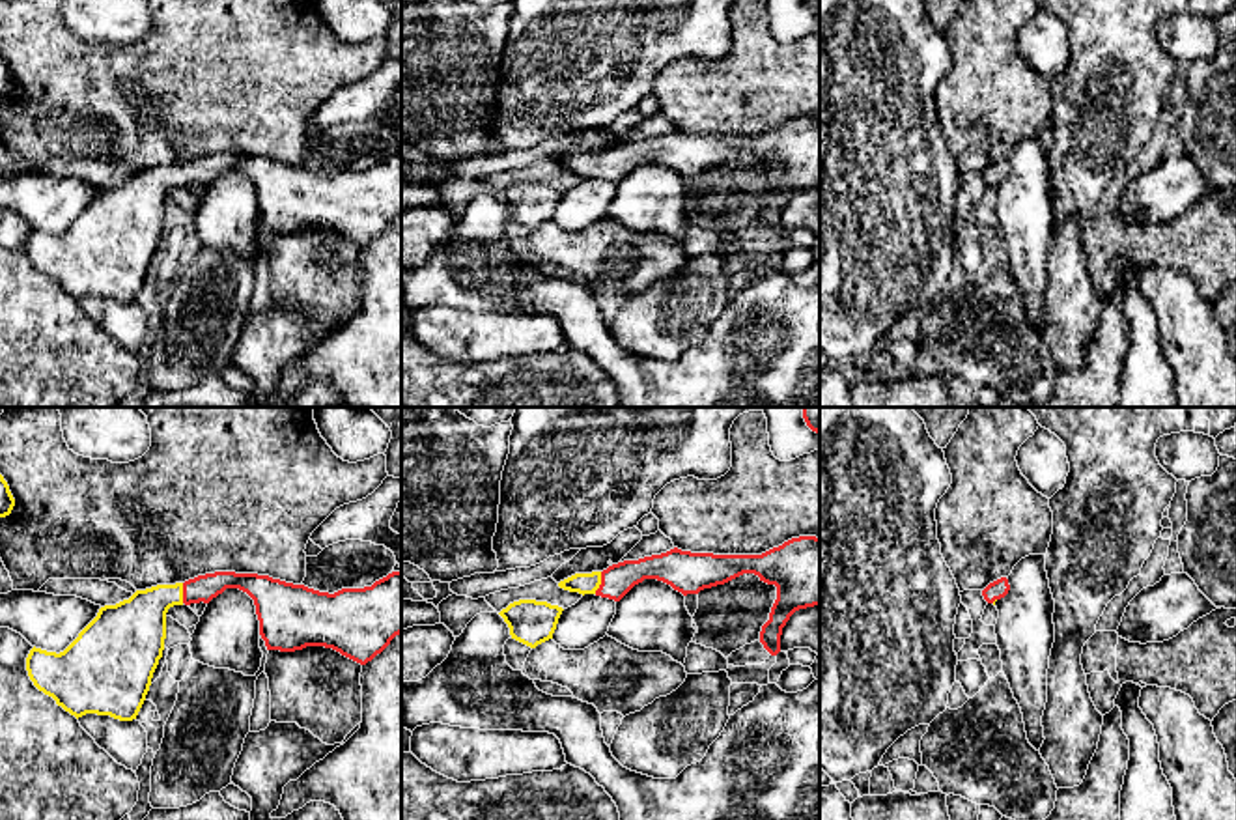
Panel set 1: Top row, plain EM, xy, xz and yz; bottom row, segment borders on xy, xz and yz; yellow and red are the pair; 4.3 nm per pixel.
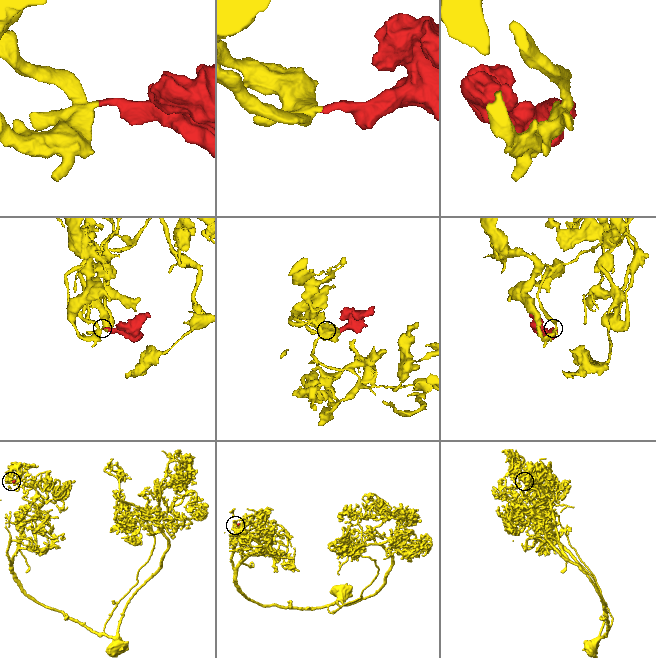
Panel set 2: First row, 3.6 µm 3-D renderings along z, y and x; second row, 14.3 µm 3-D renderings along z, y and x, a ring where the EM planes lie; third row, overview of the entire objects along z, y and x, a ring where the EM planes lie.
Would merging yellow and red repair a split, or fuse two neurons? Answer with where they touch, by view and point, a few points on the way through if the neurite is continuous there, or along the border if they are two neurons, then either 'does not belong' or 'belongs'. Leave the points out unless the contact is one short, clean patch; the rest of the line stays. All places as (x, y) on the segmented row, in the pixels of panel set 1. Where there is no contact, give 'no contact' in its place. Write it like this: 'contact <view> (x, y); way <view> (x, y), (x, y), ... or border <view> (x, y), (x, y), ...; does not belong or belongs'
contact xz (600, 583); way xz (585, 583), (600, 583), (613, 583), (617, 579); belongs

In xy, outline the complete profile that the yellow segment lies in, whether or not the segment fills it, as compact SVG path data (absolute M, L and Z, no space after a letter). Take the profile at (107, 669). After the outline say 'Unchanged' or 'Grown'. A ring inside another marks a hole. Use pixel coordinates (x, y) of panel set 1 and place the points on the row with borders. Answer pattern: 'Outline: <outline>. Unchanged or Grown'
Outline: M401 570L388 573L372 587L342 588L334 594L269 575L215 572L185 583L136 590L129 600L101 607L63 652L56 654L34 646L26 657L28 676L39 691L52 697L77 719L97 714L133 721L162 657L168 609L183 603L209 603L226 588L239 588L254 600L260 635L267 650L295 652L306 646L325 646L366 665L401 633Z. Grown

